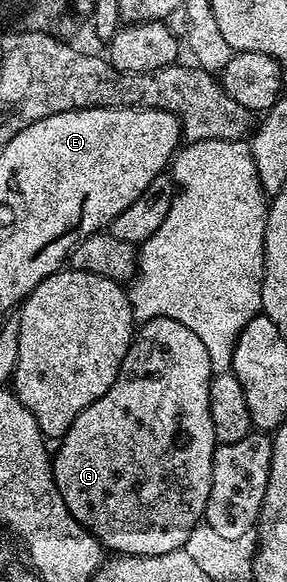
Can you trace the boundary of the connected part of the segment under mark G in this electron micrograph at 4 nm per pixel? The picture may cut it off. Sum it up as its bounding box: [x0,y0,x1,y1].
[53,318,216,557]

